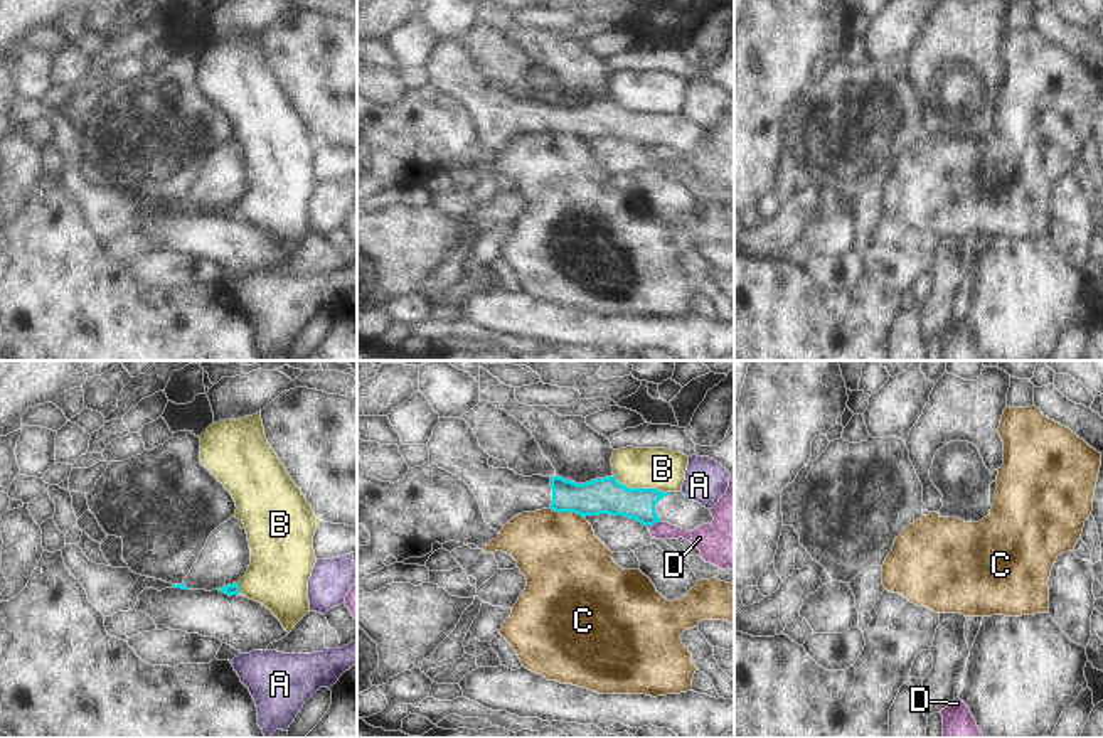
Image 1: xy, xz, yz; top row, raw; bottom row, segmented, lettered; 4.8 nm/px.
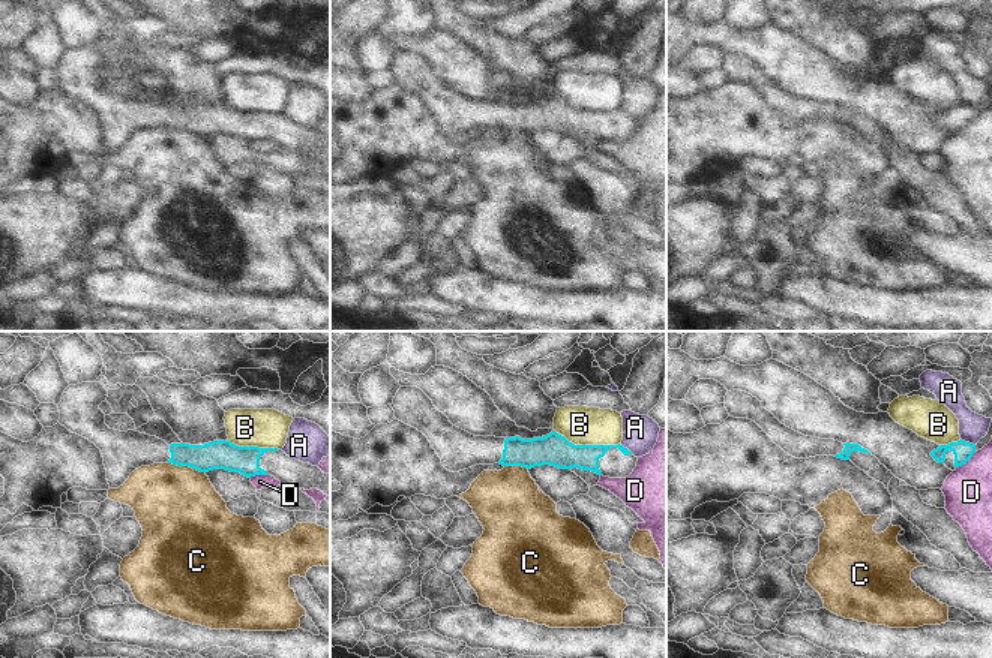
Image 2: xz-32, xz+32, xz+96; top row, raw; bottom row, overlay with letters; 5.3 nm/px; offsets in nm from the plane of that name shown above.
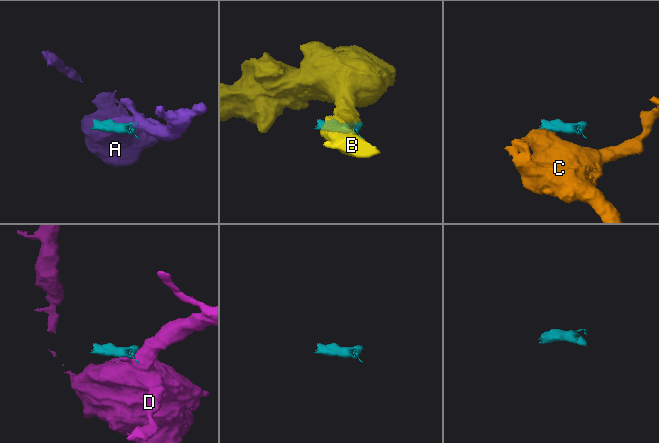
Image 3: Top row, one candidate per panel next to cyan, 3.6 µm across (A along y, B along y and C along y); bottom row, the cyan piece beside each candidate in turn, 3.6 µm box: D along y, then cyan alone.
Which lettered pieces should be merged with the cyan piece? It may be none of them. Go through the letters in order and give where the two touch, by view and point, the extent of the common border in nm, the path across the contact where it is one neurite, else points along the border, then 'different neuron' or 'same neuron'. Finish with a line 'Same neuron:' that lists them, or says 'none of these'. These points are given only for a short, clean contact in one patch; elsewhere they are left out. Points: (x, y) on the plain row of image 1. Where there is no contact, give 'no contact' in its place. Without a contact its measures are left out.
A: no contact | different neuron
B: xz (640, 112) | 280 nm | along xz (613, 96), (630, 110), (655, 110), (669, 115) | different neuron
C: xz (566, 133) | 180 nm | along xz (549, 130), (575, 133), (583, 140) | different neuron
D: xz (655, 145) | 50 nm | along xz (660, 144), (652, 149) | different neuron
Same neuron: none of these

